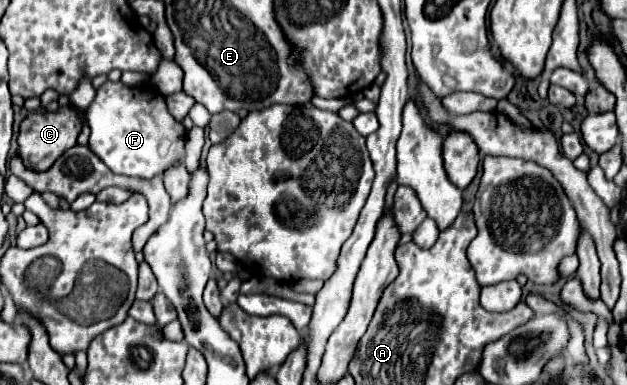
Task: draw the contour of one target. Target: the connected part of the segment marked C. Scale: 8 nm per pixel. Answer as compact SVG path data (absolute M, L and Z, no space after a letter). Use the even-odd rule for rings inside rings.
M73 104L59 106L57 112L31 112L23 122L21 122L21 132L19 132L19 156L23 158L25 166L31 170L47 170L51 164L69 148L77 144L77 136L81 132L81 118L79 118L79 108Z

